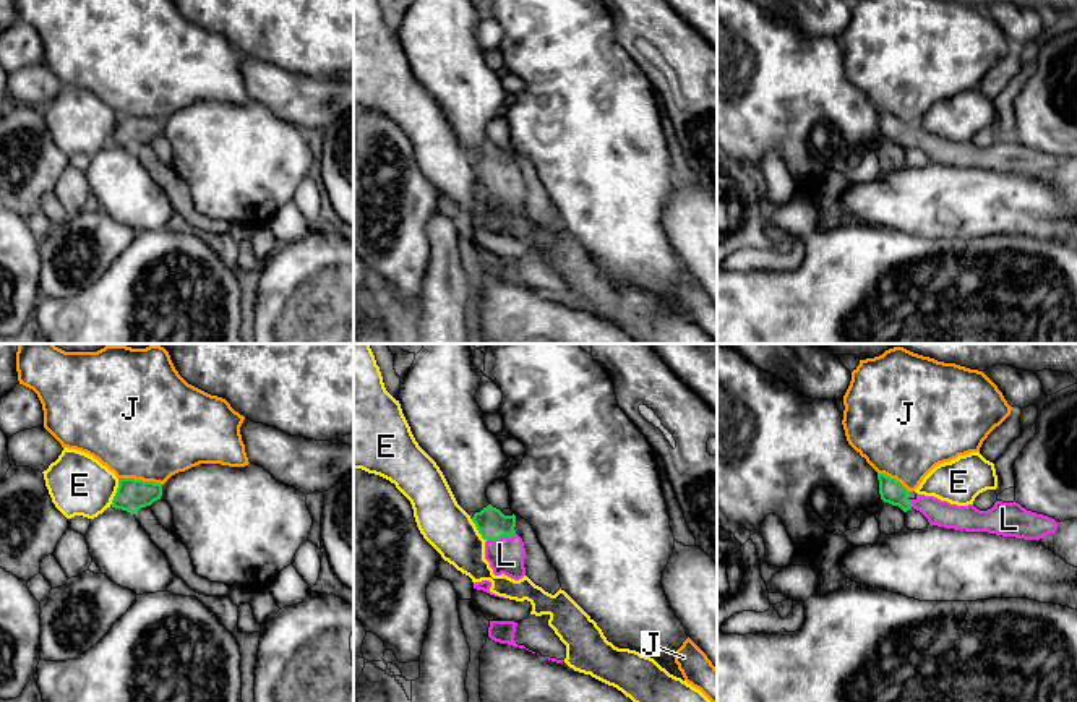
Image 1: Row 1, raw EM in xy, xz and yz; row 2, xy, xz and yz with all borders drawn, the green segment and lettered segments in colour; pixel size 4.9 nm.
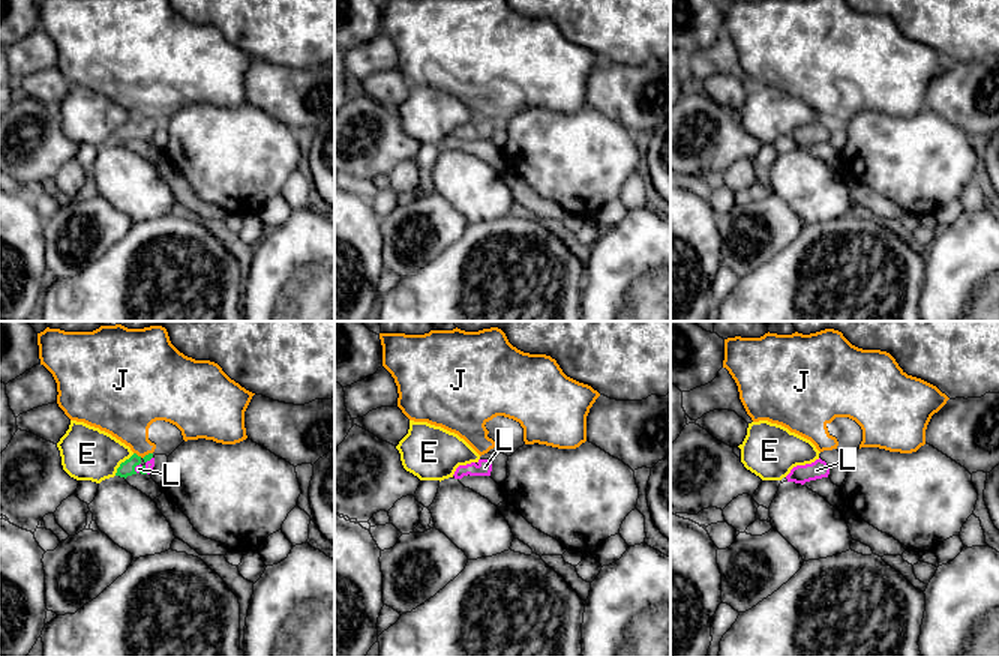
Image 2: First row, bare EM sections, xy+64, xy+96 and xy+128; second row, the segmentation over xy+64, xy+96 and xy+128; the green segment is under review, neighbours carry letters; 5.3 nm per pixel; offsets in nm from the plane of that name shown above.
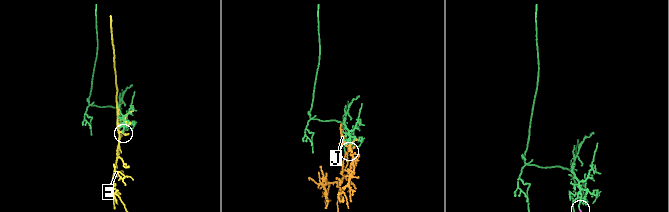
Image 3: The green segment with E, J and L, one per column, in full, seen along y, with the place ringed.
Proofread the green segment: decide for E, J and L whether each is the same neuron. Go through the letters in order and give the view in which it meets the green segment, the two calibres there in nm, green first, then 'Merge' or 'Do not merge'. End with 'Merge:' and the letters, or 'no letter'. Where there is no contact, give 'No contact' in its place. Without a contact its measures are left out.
E: Touches green in xy. Thickness 160 nm (green) against 300 nm. Do not merge
J: Touches green in xy. Thickness 160 nm (green) against 500 nm. Do not merge
L: Touches green in xz. Thickness 160 nm (green) against 180 nm. Merge
Merge: L

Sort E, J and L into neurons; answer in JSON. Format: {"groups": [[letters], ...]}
{"groups": [["E"], ["J"], ["L"]]}

